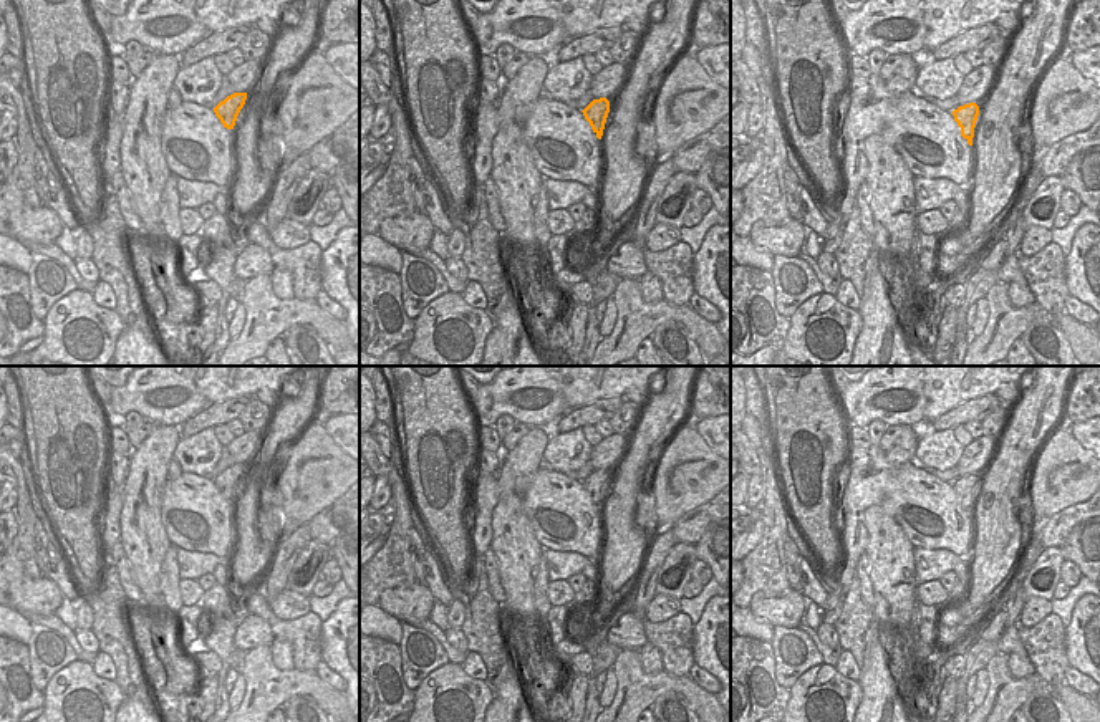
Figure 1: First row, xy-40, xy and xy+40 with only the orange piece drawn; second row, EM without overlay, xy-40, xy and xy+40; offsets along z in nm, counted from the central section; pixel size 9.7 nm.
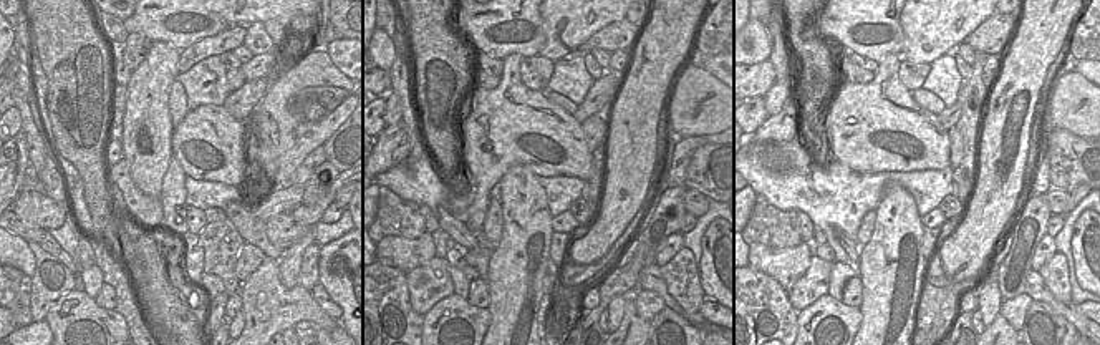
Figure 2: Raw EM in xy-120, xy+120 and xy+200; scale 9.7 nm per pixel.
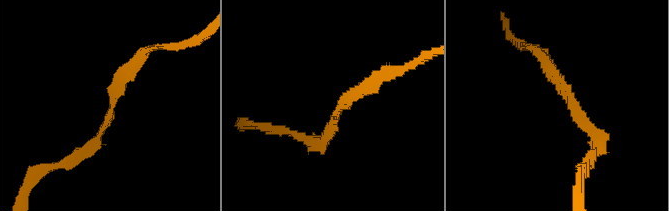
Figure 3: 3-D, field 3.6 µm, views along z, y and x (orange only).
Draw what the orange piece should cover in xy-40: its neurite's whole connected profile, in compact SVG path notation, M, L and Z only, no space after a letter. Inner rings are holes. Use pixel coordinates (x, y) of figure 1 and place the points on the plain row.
M234 464L214 479L214 484L220 490L224 498L234 500L237 487L245 475L245 470L247 464Z

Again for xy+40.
M976 474L959 477L958 480L953 482L953 487L958 497L961 498L961 507L967 512L969 517L972 517L979 477Z

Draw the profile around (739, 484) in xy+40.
M737 474L731 479L731 507L744 505L750 475Z

